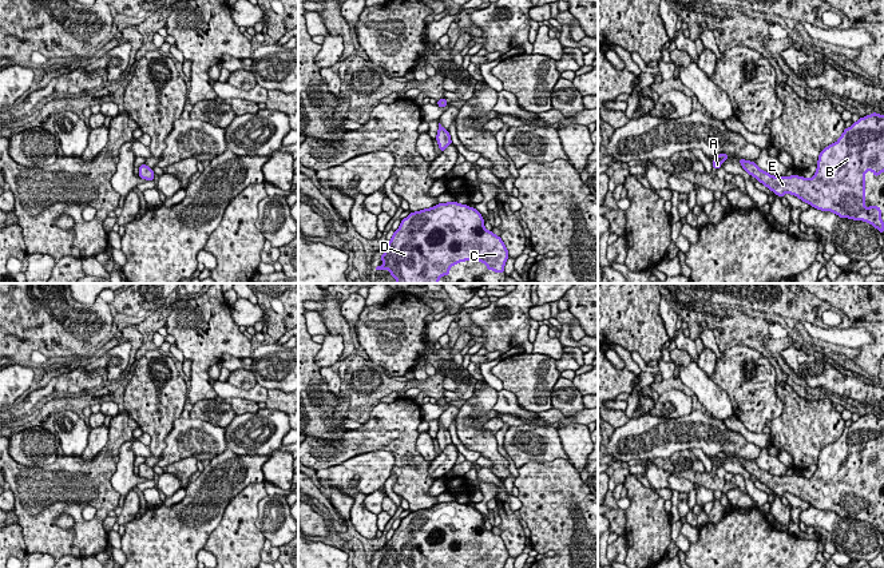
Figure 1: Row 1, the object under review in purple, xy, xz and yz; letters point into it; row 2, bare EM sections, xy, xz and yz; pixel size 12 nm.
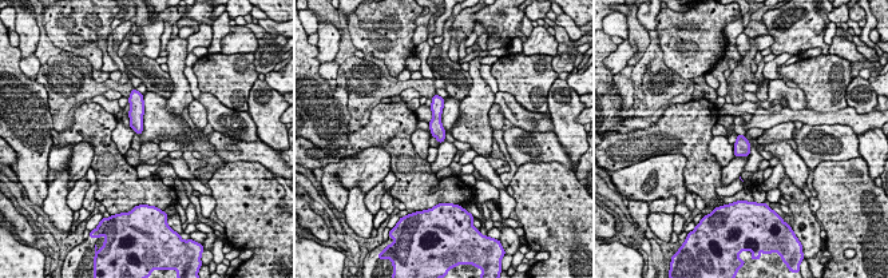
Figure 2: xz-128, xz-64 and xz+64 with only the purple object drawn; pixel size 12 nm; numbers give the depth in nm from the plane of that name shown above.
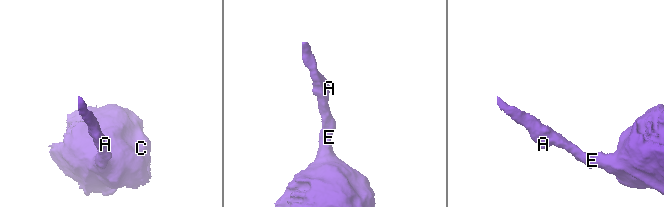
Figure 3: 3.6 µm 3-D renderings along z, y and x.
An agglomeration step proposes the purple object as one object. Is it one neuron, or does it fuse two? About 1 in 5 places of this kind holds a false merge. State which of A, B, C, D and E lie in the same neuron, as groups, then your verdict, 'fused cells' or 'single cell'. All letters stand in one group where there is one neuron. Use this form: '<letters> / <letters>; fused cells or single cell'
A B C D E; single cell

